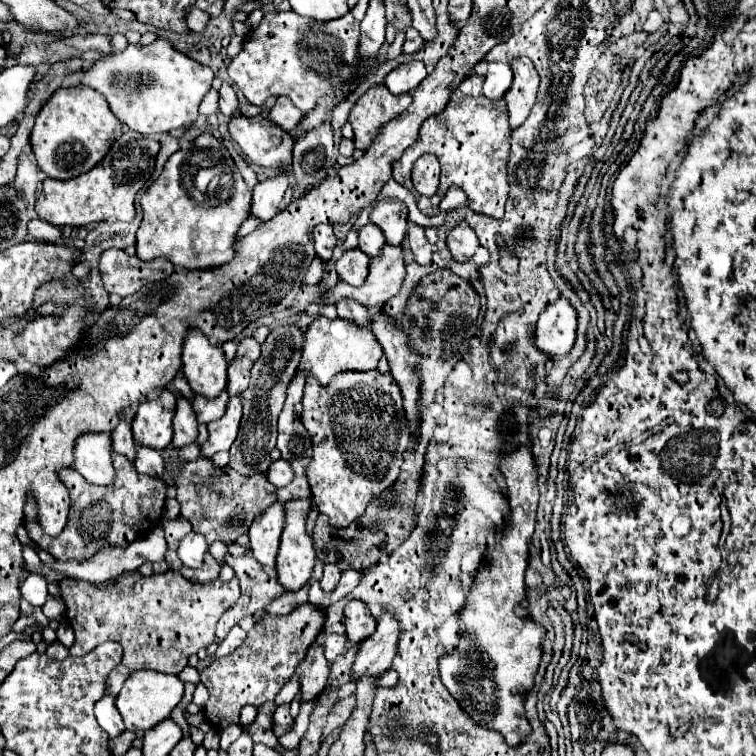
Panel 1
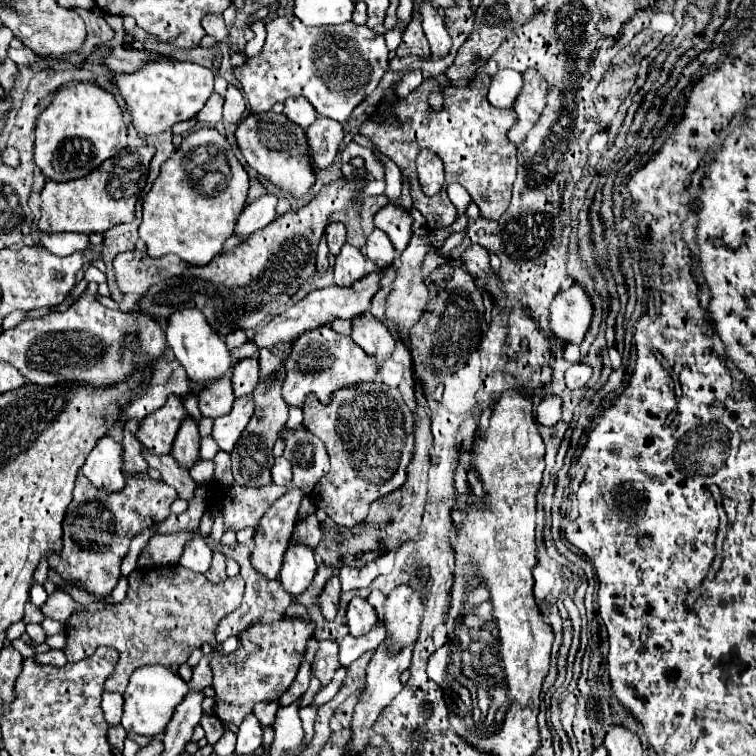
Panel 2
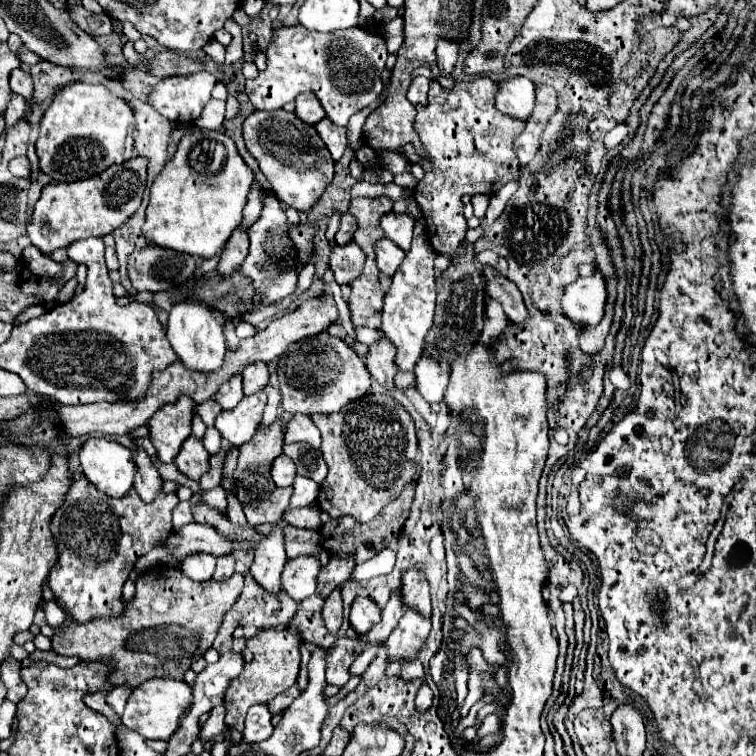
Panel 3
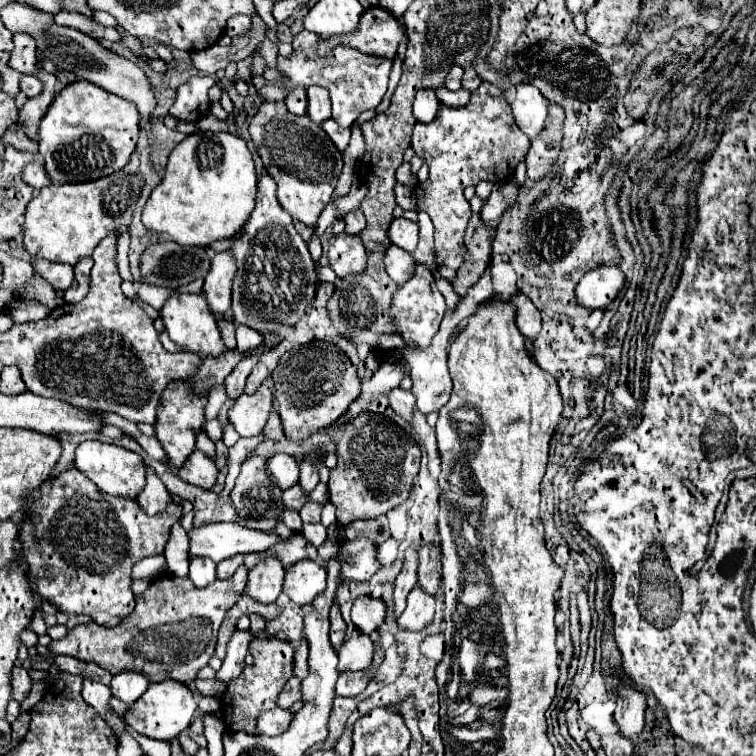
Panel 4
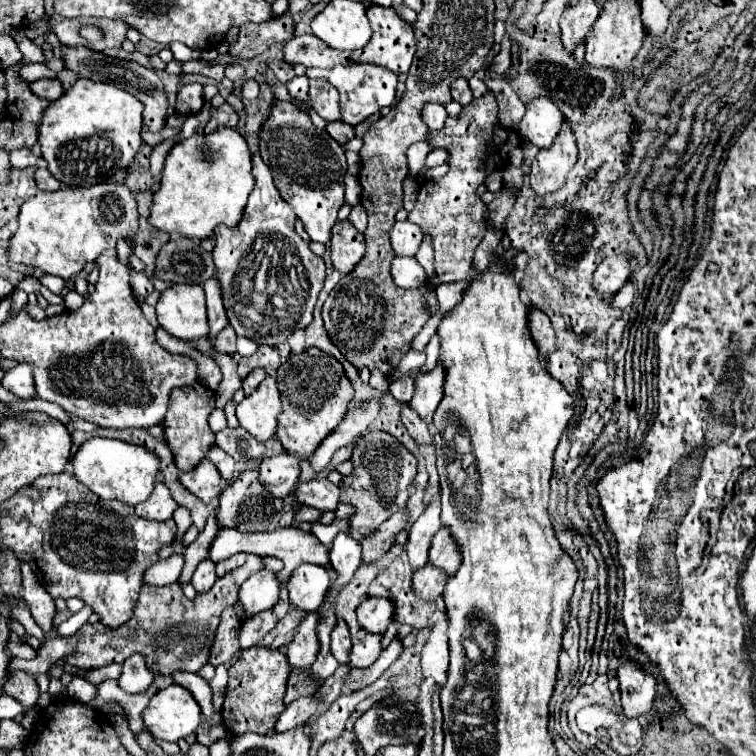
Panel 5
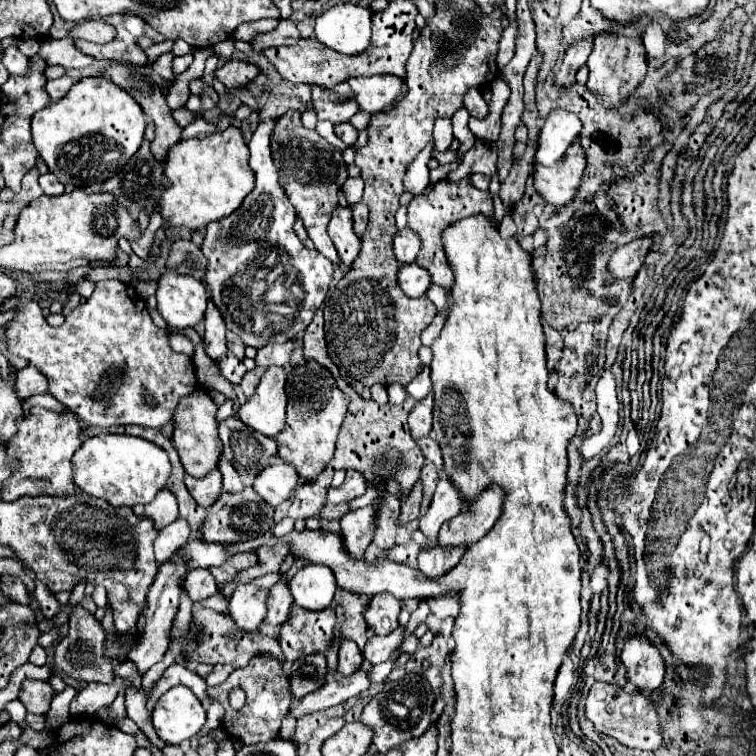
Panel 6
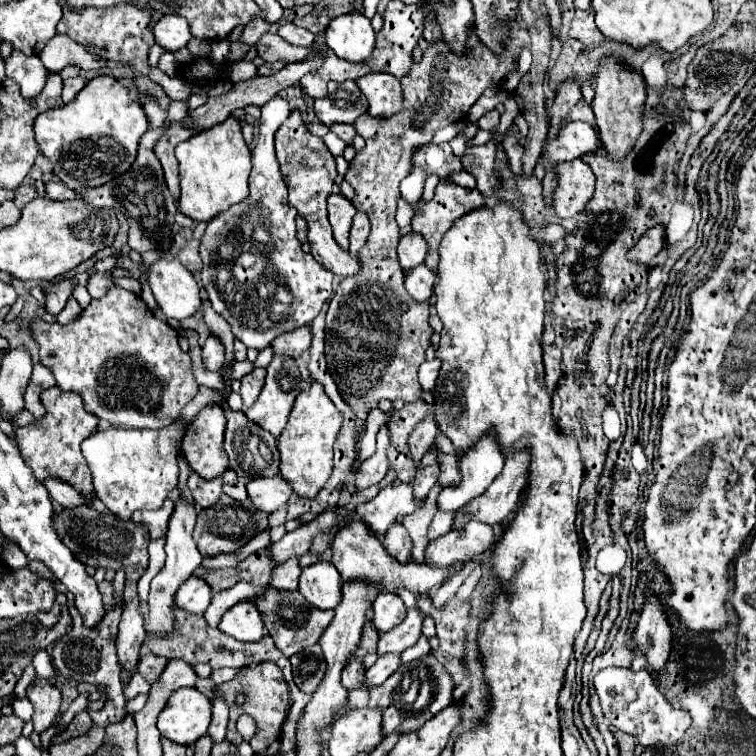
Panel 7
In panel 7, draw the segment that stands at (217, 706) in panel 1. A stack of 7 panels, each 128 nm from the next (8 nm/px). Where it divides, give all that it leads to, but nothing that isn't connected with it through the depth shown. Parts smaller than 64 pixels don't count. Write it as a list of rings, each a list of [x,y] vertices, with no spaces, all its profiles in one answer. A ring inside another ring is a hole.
[[[260,662],[256,666],[248,666],[248,668],[240,668],[238,674],[234,676],[234,680],[214,686],[212,688],[212,696],[220,696],[226,700],[226,704],[230,706],[230,722],[228,722],[228,730],[226,730],[226,740],[234,746],[238,746],[244,738],[240,736],[240,732],[236,730],[236,720],[242,714],[248,714],[254,718],[256,722],[256,734],[248,740],[248,744],[252,746],[254,752],[262,752],[266,750],[270,744],[274,744],[280,738],[282,732],[282,724],[286,720],[286,712],[288,712],[288,702],[290,702],[290,690],[288,684],[284,682],[284,676],[280,672],[280,668],[274,662]],[[236,692],[244,692],[246,694],[246,702],[244,706],[236,706],[234,704],[234,696]]]

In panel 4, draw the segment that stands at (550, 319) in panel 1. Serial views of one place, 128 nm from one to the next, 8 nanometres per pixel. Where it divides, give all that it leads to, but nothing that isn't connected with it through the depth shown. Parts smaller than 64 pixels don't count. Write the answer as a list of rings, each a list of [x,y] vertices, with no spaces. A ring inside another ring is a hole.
[[[610,264],[586,272],[576,284],[576,302],[588,310],[608,310],[612,300],[624,286],[624,274],[618,266]]]

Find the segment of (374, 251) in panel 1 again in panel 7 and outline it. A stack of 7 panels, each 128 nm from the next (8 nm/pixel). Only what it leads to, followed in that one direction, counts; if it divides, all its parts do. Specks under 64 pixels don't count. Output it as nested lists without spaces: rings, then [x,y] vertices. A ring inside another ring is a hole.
[[[420,264],[420,266],[416,266],[416,268],[412,268],[412,270],[406,272],[404,286],[406,286],[408,294],[414,300],[428,302],[430,296],[434,294],[434,280],[436,280],[436,274],[428,266]]]

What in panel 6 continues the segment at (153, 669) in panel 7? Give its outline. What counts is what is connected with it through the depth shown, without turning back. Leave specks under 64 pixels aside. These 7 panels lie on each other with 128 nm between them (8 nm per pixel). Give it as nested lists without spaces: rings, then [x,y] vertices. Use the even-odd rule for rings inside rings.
[[[116,662],[116,664],[114,664],[114,674],[120,676],[120,678],[132,680],[132,686],[134,686],[134,688],[141,688],[142,676],[136,672],[136,667],[132,662]]]

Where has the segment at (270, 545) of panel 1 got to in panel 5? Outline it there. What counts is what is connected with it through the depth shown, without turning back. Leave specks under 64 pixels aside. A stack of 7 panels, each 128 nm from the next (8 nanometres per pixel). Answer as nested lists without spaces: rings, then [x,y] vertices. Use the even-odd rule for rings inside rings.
[[[368,400],[356,408],[350,408],[346,412],[346,416],[342,418],[342,422],[336,426],[336,430],[330,432],[322,440],[320,448],[316,448],[316,452],[308,458],[314,472],[322,472],[338,448],[350,446],[358,436],[362,436],[368,428],[370,420],[374,416],[378,416],[378,408],[380,408],[380,404],[376,400]],[[268,568],[254,572],[240,588],[240,604],[248,616],[270,610],[278,602],[280,582]]]

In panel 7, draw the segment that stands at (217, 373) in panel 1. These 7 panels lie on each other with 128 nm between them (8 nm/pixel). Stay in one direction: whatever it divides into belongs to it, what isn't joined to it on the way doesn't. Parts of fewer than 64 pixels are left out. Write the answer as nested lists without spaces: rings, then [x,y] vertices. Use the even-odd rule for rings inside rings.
[[[160,258],[154,262],[148,272],[148,282],[166,318],[182,322],[194,316],[202,306],[198,282],[176,258]]]

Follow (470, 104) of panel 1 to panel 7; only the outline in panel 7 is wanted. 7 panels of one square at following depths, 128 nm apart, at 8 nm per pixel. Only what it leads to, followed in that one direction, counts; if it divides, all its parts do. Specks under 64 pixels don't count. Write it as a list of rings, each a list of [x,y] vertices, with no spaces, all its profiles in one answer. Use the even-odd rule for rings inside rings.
[[[442,180],[436,186],[436,192],[434,192],[434,198],[432,200],[428,200],[428,202],[418,200],[416,204],[412,204],[412,210],[414,210],[412,230],[414,232],[420,232],[426,238],[426,242],[428,242],[428,256],[426,256],[424,264],[432,272],[436,272],[436,268],[438,268],[438,244],[440,244],[444,232],[452,226],[454,220],[458,220],[460,216],[464,216],[464,214],[468,214],[468,212],[472,212],[476,208],[482,208],[482,206],[486,206],[486,198],[476,188],[474,190],[460,188],[460,186],[456,186],[452,182],[446,182],[446,180]]]

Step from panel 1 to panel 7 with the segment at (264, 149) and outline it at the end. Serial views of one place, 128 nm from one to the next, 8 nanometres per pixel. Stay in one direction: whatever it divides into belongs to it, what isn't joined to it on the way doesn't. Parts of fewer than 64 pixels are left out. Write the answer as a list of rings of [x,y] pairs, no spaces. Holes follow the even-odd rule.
[[[292,110],[288,120],[276,132],[276,158],[278,158],[284,182],[288,186],[288,192],[290,192],[290,204],[308,222],[310,254],[316,258],[316,262],[320,262],[324,268],[328,268],[330,272],[334,272],[340,278],[356,274],[360,270],[360,262],[356,258],[352,258],[350,252],[344,252],[336,244],[336,240],[332,236],[332,228],[328,224],[328,214],[326,214],[326,200],[332,194],[334,178],[338,176],[334,156],[330,154],[330,150],[326,148],[322,138],[308,132],[298,110]]]

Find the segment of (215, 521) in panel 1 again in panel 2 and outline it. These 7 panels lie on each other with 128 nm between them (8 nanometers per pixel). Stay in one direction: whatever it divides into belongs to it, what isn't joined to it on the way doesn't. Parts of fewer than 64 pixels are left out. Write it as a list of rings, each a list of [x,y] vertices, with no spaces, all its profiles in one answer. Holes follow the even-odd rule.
[[[146,448],[142,450],[142,456],[146,458],[148,466],[158,470],[162,480],[166,484],[170,484],[176,492],[178,492],[178,498],[184,498],[184,500],[192,500],[194,498],[194,490],[196,490],[196,482],[192,480],[188,468],[180,466],[176,460],[172,460],[172,454],[166,454],[166,456],[154,456],[150,454]],[[266,484],[262,488],[254,486],[222,486],[224,494],[204,510],[204,516],[200,520],[200,536],[208,536],[212,532],[214,516],[222,514],[224,518],[224,530],[242,530],[242,528],[256,528],[260,522],[260,516],[280,498],[286,494],[286,488],[280,488],[276,484]]]

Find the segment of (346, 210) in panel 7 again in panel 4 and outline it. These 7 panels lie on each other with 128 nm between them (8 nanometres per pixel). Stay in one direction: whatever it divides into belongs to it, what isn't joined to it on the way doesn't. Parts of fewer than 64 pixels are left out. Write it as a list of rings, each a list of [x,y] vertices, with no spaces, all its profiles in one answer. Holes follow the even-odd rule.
[[[334,236],[330,240],[328,260],[330,268],[336,272],[338,278],[362,274],[366,268],[366,252],[358,236]]]

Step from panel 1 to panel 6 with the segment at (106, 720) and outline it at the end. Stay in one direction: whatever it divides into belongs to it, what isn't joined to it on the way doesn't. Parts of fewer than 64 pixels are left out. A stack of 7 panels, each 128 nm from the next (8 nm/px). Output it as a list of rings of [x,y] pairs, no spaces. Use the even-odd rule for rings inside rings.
[[[174,554],[168,562],[160,564],[160,570],[156,574],[156,580],[154,584],[150,586],[150,592],[148,592],[148,608],[144,608],[142,612],[142,618],[140,618],[140,624],[138,624],[138,630],[144,632],[144,636],[140,636],[140,640],[132,646],[132,650],[128,652],[128,660],[134,662],[136,666],[136,672],[142,676],[148,672],[148,668],[156,662],[162,660],[164,652],[168,650],[168,634],[170,634],[170,628],[172,628],[172,622],[174,622],[174,616],[178,612],[178,598],[180,598],[180,578],[186,574],[186,564],[184,564],[184,558],[180,554]]]

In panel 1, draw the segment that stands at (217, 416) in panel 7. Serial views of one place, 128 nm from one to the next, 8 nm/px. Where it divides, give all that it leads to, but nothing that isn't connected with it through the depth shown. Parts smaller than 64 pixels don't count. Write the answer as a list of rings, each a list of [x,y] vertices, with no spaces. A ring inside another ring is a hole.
[[[170,390],[160,392],[158,398],[140,404],[134,420],[132,434],[136,444],[154,450],[164,450],[172,440],[172,418],[176,410],[176,396]]]

